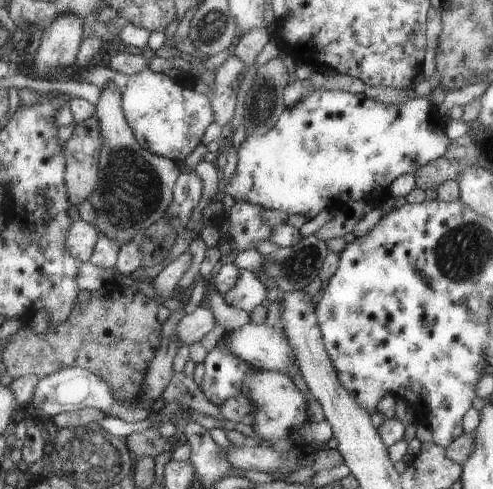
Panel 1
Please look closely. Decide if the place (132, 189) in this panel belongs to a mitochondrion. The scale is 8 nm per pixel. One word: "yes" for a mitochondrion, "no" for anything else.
yes

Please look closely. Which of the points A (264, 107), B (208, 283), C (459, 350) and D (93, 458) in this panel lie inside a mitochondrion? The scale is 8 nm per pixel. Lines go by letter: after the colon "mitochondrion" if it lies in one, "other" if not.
A: mitochondrion
B: other
C: other
D: mitochondrion

